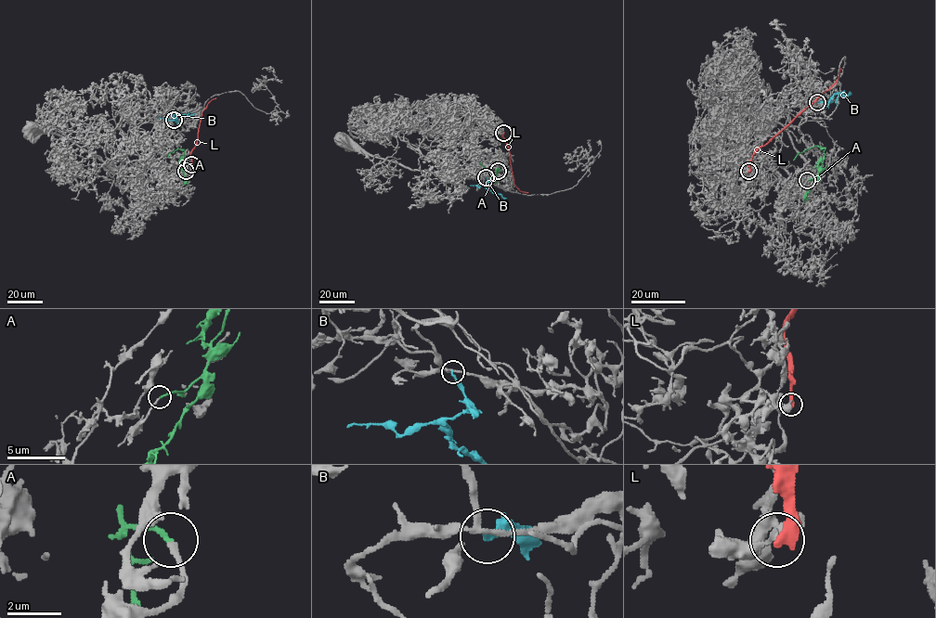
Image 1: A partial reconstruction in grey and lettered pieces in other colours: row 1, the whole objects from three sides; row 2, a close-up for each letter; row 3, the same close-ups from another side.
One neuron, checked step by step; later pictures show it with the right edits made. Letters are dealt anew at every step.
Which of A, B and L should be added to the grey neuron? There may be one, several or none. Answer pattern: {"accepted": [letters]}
{"accepted": []}

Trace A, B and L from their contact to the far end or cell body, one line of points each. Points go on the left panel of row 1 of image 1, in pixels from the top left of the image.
A: (186, 171), (183, 167), (184, 149), (178, 148), (167, 158)
B: (174, 121), (175, 114), (194, 113)
L: (191, 165), (190, 151), (197, 143), (202, 112), (208, 102), (216, 98)

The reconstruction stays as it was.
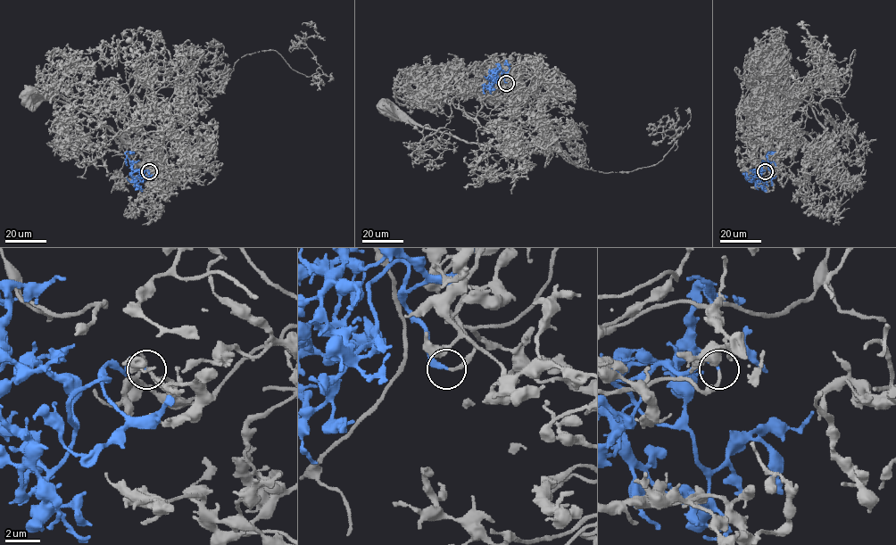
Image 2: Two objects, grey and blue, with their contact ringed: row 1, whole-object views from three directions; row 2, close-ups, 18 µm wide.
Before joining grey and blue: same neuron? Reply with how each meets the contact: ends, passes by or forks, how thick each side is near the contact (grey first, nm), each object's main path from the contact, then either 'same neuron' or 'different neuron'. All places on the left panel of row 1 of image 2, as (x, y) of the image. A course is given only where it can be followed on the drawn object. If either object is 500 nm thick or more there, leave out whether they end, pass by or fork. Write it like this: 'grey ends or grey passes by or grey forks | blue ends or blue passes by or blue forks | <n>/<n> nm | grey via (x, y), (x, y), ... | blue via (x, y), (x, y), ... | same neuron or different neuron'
grey ends | blue ends | 180/280 nm | grey via (149, 171), (179, 184), (124, 126), (124, 143), (145, 143), (28, 96) | blue via (149, 171), (145, 170), (140, 175), (137, 183), (130, 176), (132, 167), (125, 152), (132, 151) | same neuron

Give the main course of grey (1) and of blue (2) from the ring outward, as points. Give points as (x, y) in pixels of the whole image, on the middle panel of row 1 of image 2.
1: (507, 83), (517, 63), (536, 78), (515, 102), (481, 101), (476, 120), (501, 144), (464, 142), (385, 108)
2: (506, 83), (500, 70), (492, 86), (487, 88), (490, 86), (483, 85), (490, 94)

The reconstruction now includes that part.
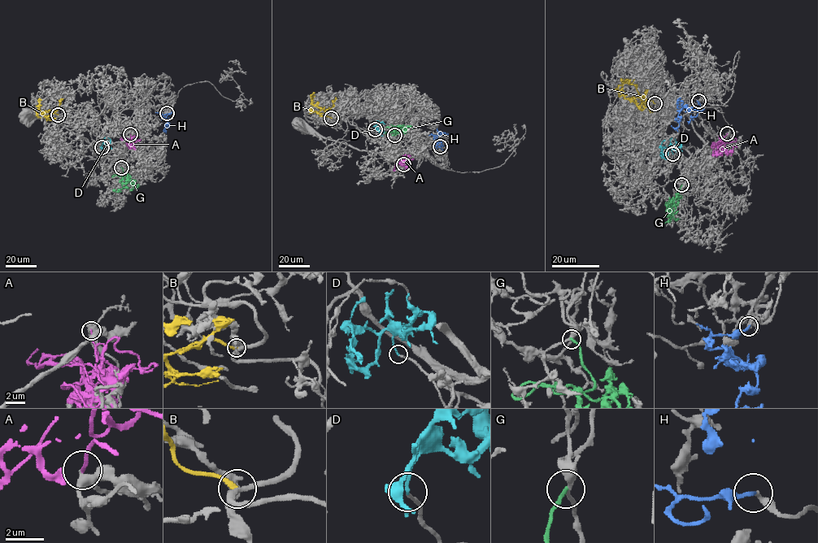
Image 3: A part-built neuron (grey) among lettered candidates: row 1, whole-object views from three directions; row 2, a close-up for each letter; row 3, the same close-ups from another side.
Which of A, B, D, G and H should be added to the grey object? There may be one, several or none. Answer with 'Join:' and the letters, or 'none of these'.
Join: D, H

